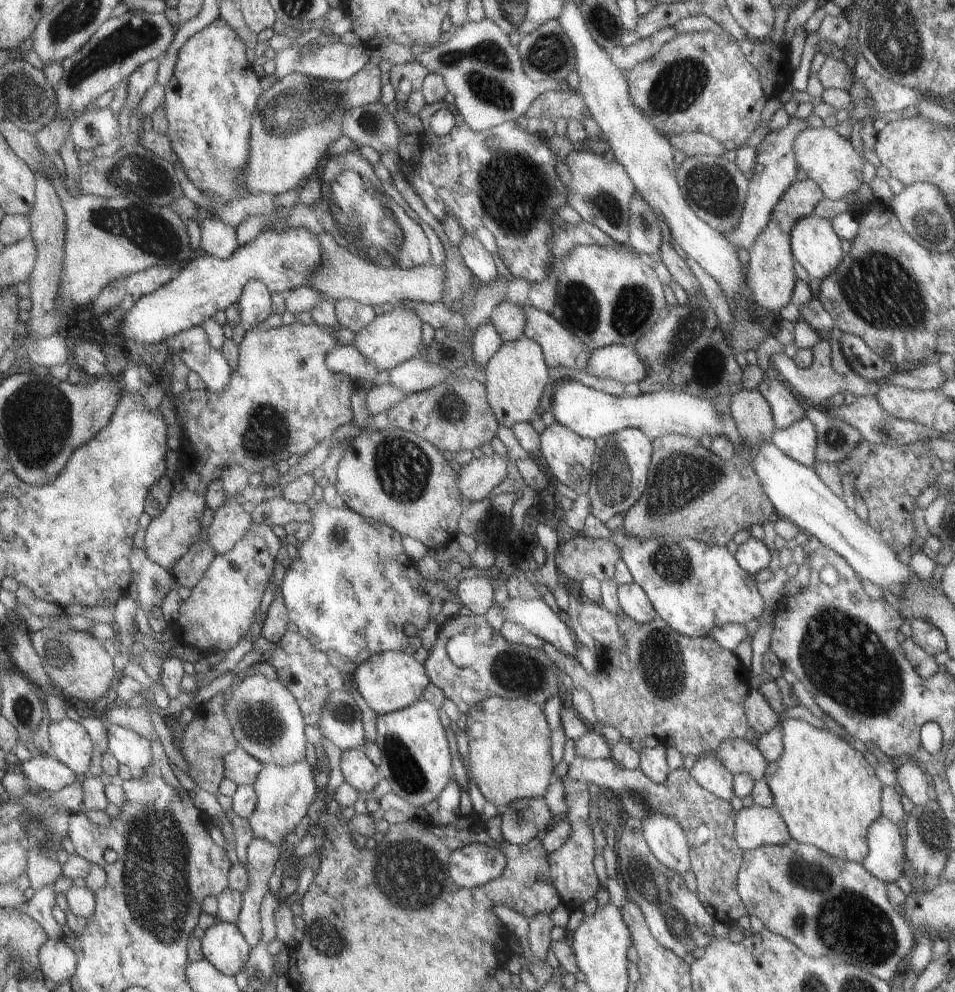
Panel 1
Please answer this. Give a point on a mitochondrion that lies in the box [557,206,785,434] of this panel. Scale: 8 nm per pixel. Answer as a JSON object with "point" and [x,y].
{"point":[706,361]}

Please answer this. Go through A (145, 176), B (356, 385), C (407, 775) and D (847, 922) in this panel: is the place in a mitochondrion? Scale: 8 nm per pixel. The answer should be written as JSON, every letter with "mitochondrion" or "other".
{"A":"mitochondrion","B":"other","C":"mitochondrion","D":"mitochondrion"}

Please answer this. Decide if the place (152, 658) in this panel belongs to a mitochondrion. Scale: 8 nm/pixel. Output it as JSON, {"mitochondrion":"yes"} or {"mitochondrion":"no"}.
{"mitochondrion":"no"}

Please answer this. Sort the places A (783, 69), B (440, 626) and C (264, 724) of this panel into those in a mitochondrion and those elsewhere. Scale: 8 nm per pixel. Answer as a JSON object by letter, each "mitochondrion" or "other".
{"A":"other","B":"other","C":"mitochondrion"}

